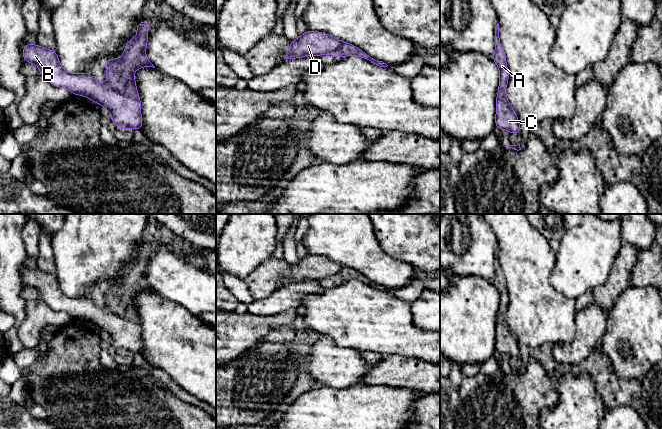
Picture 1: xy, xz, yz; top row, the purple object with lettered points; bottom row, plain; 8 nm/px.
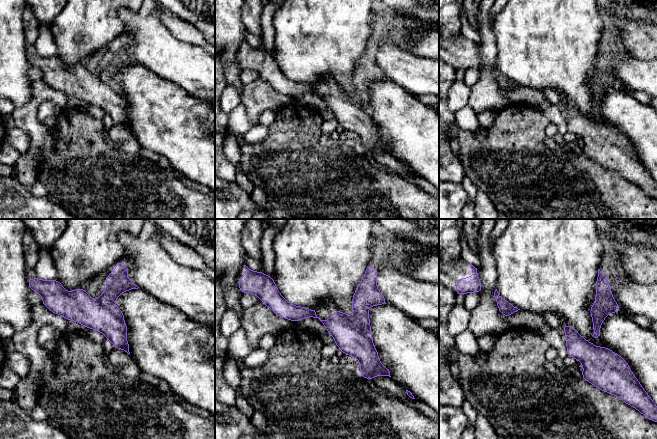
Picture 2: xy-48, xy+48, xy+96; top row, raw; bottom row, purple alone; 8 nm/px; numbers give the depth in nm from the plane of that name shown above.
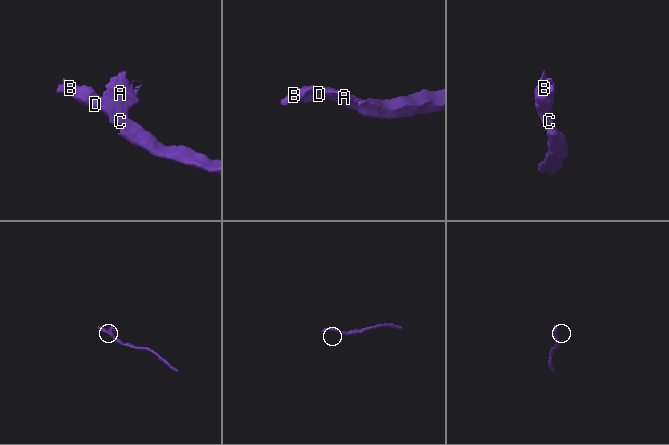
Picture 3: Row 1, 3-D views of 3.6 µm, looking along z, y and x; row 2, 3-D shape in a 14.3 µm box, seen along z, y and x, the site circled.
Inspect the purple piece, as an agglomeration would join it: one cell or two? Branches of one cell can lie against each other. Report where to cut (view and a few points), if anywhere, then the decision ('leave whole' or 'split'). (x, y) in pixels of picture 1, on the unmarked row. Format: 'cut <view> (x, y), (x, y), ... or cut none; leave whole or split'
cut none; leave whole

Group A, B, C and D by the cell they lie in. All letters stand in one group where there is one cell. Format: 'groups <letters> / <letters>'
groups A B C D

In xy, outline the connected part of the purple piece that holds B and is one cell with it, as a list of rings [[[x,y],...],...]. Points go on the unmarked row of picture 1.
[[[141,245],[137,248],[137,260],[125,268],[125,275],[120,283],[108,283],[105,297],[107,306],[100,308],[94,304],[89,296],[86,297],[68,297],[62,291],[55,274],[48,274],[38,268],[30,269],[24,267],[22,274],[23,283],[26,287],[34,287],[40,293],[40,298],[56,311],[68,313],[74,319],[83,319],[90,322],[94,327],[99,327],[104,333],[112,338],[112,348],[121,353],[142,353],[143,345],[141,342],[141,326],[136,313],[136,305],[133,297],[136,293],[142,291],[154,291],[148,284],[145,273],[148,264],[148,251],[150,246]]]

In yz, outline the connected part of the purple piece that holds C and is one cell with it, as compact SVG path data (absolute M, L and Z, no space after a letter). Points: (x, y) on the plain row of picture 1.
M499 248L495 250L495 277L492 283L497 288L500 295L498 318L496 322L495 351L501 354L508 354L510 358L521 356L519 344L506 322L506 310L509 304L508 291L505 277L499 262Z

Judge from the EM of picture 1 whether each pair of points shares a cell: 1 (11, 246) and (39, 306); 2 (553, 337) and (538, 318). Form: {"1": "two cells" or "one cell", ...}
{"1": "two cells", "2": "one cell"}

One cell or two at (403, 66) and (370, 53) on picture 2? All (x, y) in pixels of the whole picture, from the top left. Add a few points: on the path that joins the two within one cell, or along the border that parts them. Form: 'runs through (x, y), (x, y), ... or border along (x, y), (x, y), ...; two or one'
border along (384, 39), (378, 46), (376, 63), (386, 76); two

